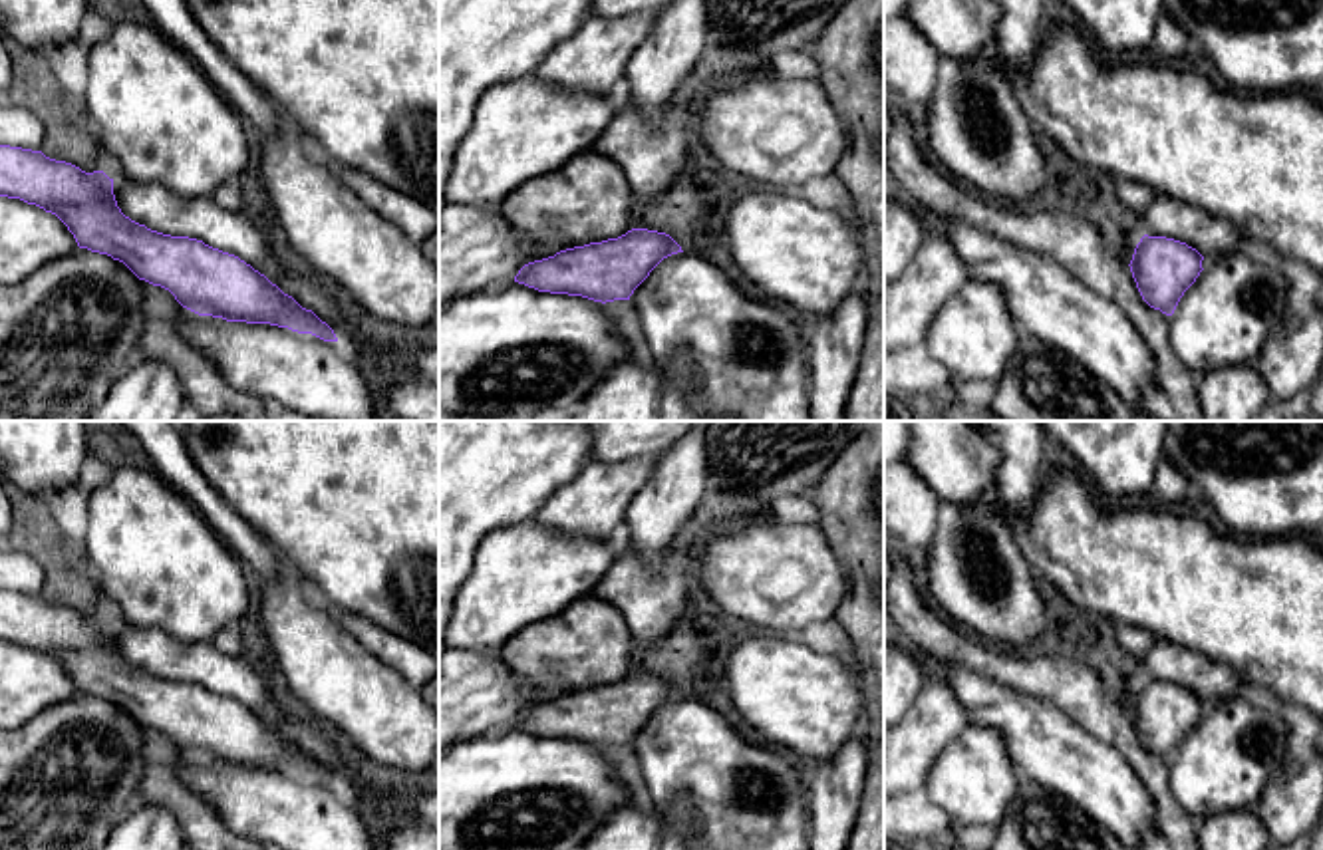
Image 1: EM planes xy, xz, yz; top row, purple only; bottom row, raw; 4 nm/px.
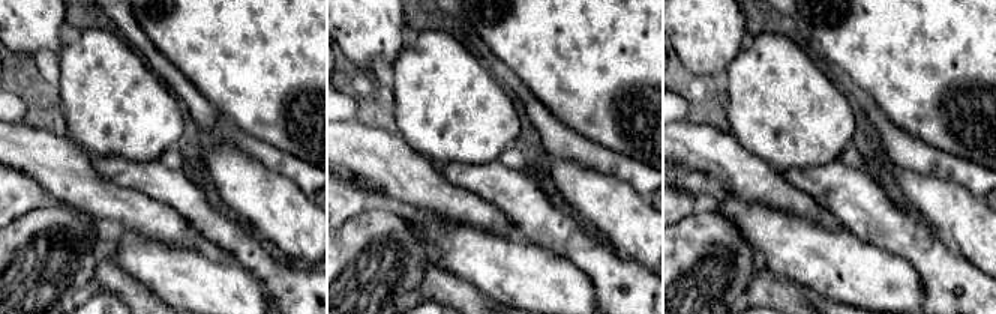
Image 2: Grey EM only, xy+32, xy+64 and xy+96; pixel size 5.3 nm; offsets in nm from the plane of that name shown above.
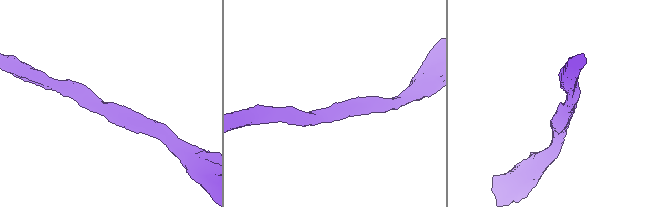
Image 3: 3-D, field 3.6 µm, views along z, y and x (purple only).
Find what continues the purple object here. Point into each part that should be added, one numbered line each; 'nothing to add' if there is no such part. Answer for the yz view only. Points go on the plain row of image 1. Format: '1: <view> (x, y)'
nothing to add

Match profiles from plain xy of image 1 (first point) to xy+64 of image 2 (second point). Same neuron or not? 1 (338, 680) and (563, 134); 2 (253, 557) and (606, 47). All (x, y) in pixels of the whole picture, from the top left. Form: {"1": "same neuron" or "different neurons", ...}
{"1": "different neurons", "2": "different neurons"}

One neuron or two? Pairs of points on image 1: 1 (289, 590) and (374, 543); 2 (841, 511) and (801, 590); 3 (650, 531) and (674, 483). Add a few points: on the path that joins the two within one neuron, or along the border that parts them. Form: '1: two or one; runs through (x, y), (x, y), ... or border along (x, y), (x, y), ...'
1: two; border along (281, 559), (328, 606)
2: two; border along (817, 527), (847, 582)
3: one; runs through (656, 519), (670, 495)

